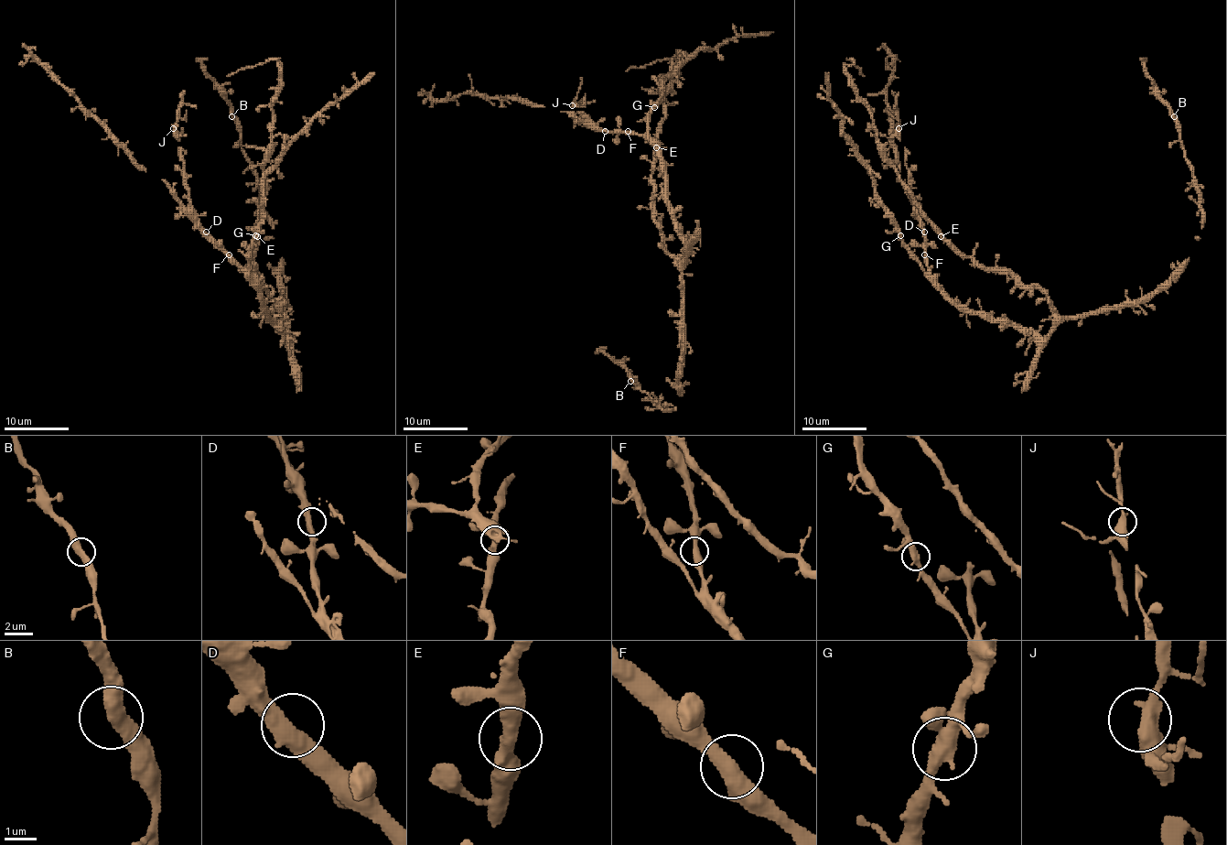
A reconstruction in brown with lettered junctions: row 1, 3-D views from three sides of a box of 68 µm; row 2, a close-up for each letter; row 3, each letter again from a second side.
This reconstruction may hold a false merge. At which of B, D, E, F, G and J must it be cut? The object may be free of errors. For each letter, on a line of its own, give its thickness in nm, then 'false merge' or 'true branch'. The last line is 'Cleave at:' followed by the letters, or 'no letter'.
B: calibre 440 nm; true branch
D: calibre 460 nm; true branch
E: calibre 440 nm; true branch
F: calibre 440 nm; true branch
G: calibre 440 nm; true branch
J: calibre 480 nm; true branch
Cleave at: no letter

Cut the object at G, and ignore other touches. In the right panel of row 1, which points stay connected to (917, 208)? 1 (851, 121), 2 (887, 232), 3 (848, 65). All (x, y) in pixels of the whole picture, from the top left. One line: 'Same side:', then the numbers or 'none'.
Same side: 3

